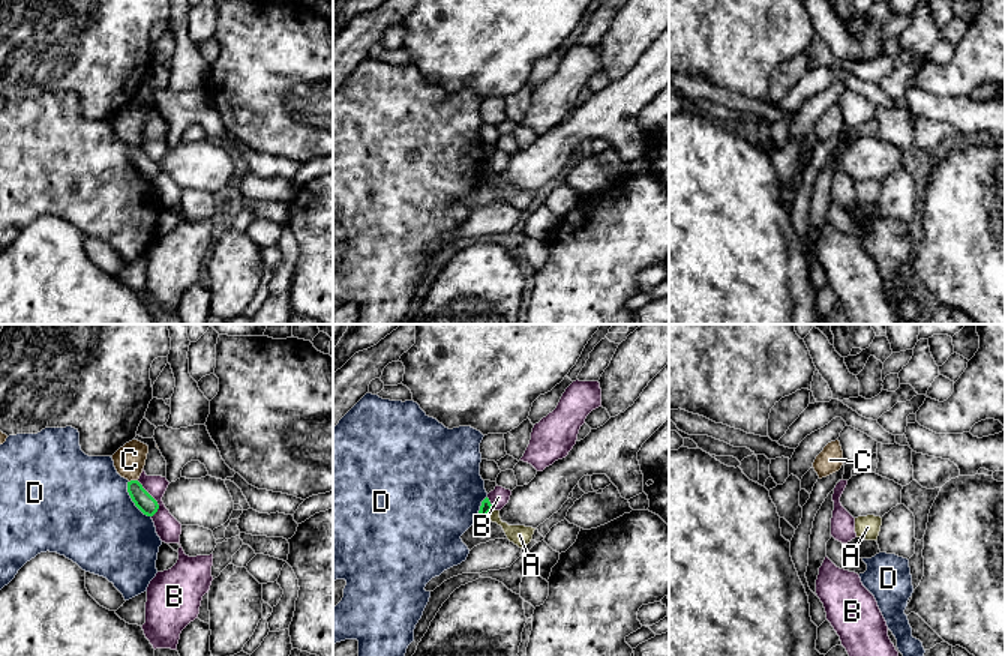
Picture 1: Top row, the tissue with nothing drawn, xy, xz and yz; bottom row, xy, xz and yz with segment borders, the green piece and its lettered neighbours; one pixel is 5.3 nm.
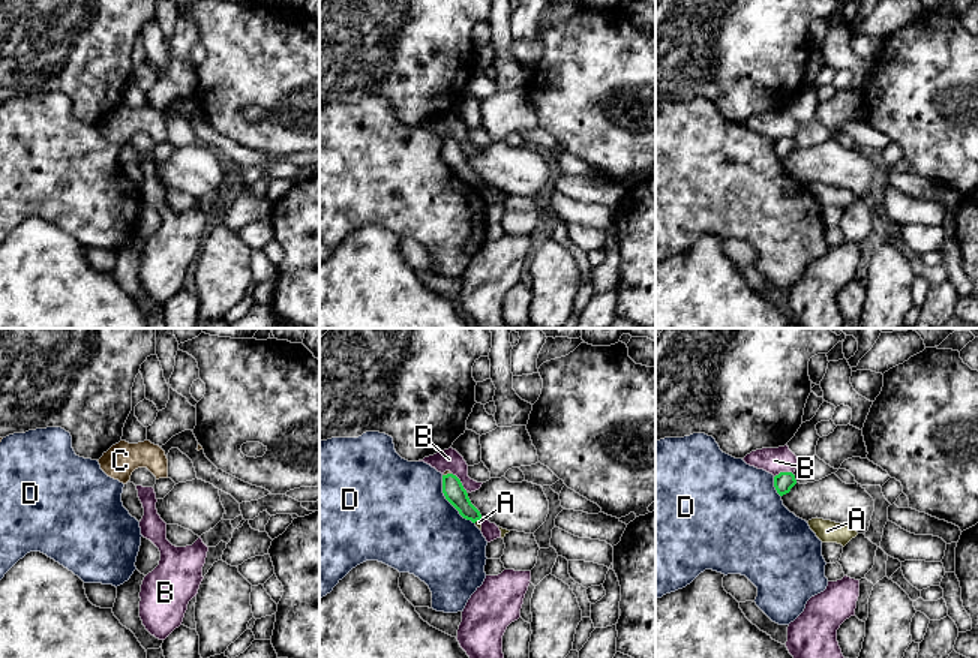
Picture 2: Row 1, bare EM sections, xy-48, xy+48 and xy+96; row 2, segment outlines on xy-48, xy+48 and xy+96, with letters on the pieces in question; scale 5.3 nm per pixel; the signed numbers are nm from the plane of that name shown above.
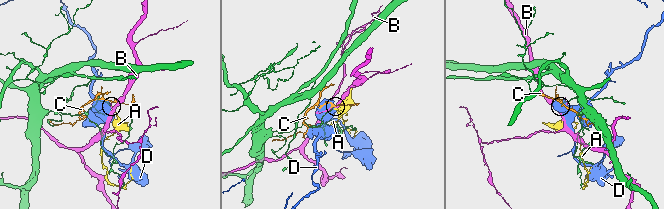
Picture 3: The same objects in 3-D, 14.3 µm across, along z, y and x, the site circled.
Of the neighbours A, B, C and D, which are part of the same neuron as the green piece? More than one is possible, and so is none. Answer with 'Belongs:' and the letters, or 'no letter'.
Belongs: no letter

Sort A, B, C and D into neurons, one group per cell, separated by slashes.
A / B / C / D

